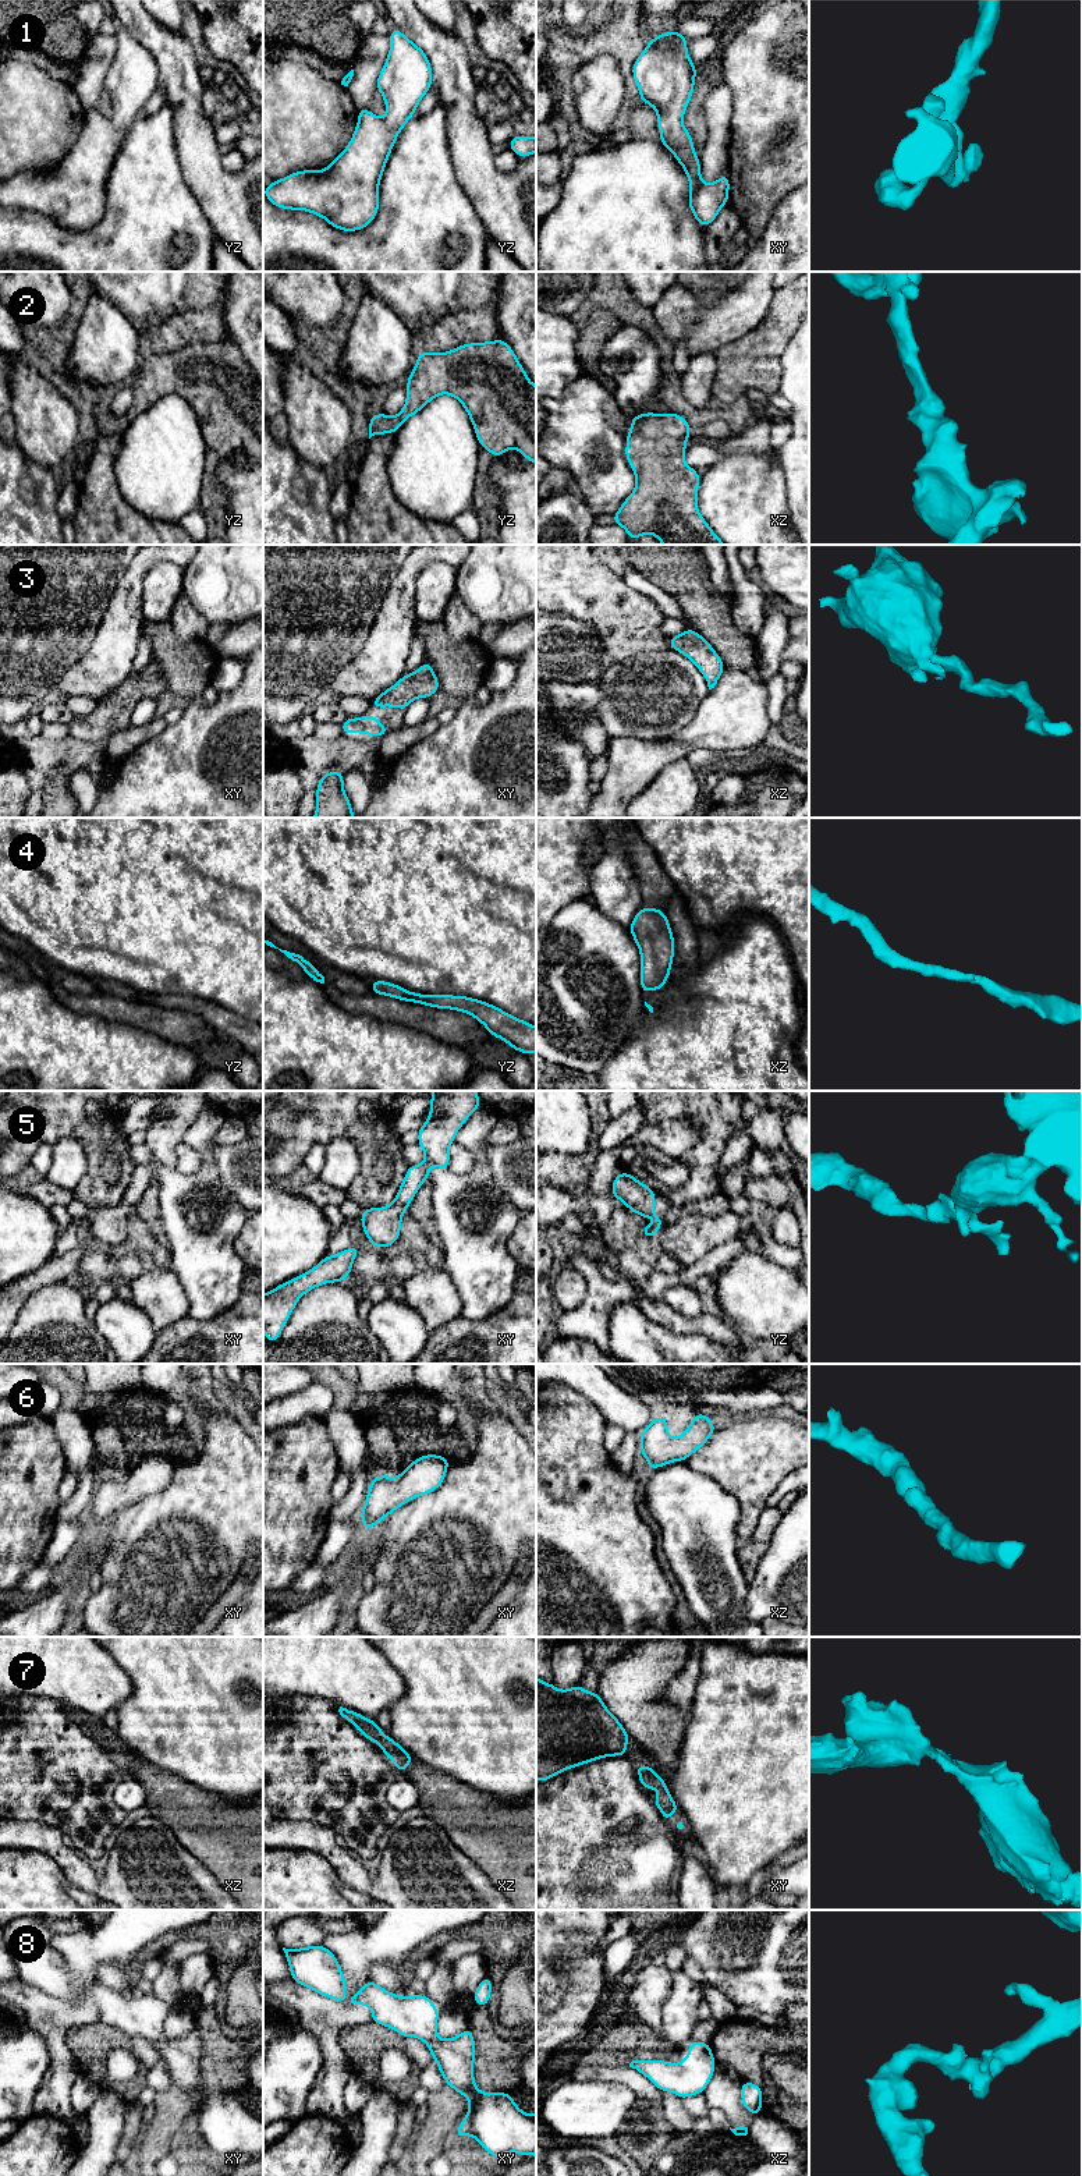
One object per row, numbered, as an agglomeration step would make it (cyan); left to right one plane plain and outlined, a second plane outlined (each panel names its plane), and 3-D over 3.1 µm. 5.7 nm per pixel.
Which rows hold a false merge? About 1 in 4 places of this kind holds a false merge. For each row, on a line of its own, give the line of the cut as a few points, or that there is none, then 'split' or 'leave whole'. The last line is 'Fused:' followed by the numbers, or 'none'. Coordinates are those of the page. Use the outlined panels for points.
1: no cut; leave whole
2: no cut; leave whole
3: no cut; leave whole
4: no cut; leave whole
5: no cut; leave whole
6: no cut; leave whole
7: no cut; leave whole
8: no cut; leave whole
Fused: none

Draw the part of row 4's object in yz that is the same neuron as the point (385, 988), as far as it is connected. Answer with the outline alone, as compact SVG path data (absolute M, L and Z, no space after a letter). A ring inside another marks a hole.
M372 979L370 989L376 995L471 1014L486 1027L492 1036L505 1041L511 1049L519 1050L524 1055L536 1053L536 1027L487 1002L469 996L414 993L395 984L376 979Z

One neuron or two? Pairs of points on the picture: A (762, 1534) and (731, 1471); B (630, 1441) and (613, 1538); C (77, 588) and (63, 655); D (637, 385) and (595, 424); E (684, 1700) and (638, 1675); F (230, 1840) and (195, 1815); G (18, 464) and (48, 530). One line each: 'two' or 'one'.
A: two
B: two
C: one
D: two
E: two
F: one
G: one

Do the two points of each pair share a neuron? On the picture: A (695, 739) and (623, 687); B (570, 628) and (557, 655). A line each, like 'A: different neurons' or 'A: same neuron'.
A: different neurons
B: same neuron

